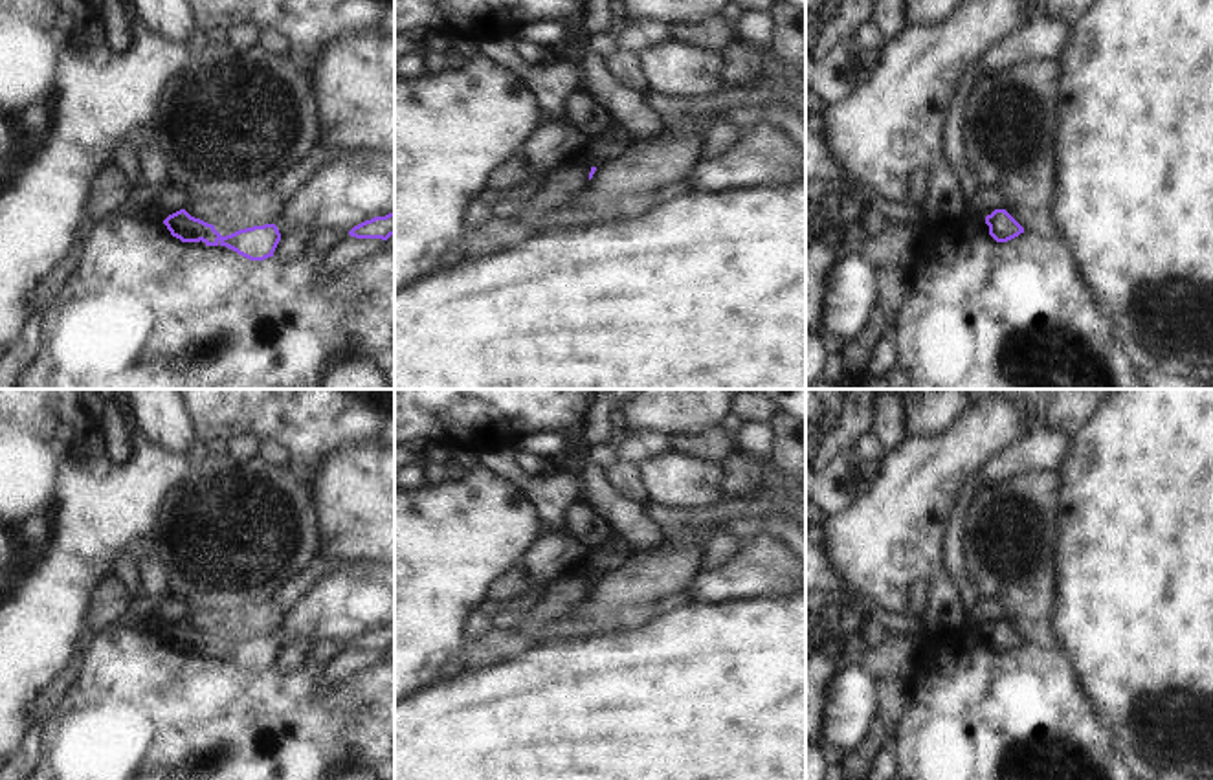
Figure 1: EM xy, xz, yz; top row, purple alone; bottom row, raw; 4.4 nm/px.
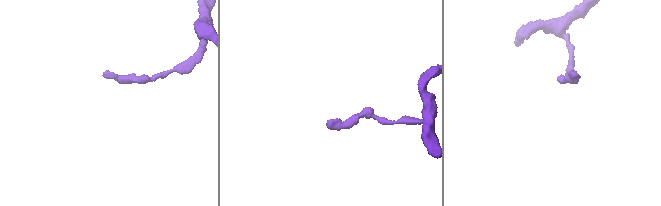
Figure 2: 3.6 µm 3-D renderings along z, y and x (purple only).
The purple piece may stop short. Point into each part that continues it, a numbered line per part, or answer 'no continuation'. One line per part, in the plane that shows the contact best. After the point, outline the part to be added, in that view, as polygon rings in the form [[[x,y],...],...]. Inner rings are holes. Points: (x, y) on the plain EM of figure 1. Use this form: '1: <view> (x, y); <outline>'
no continuation

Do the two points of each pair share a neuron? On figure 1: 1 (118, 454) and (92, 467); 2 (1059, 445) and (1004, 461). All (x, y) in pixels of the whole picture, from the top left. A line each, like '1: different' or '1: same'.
1: different
2: same

